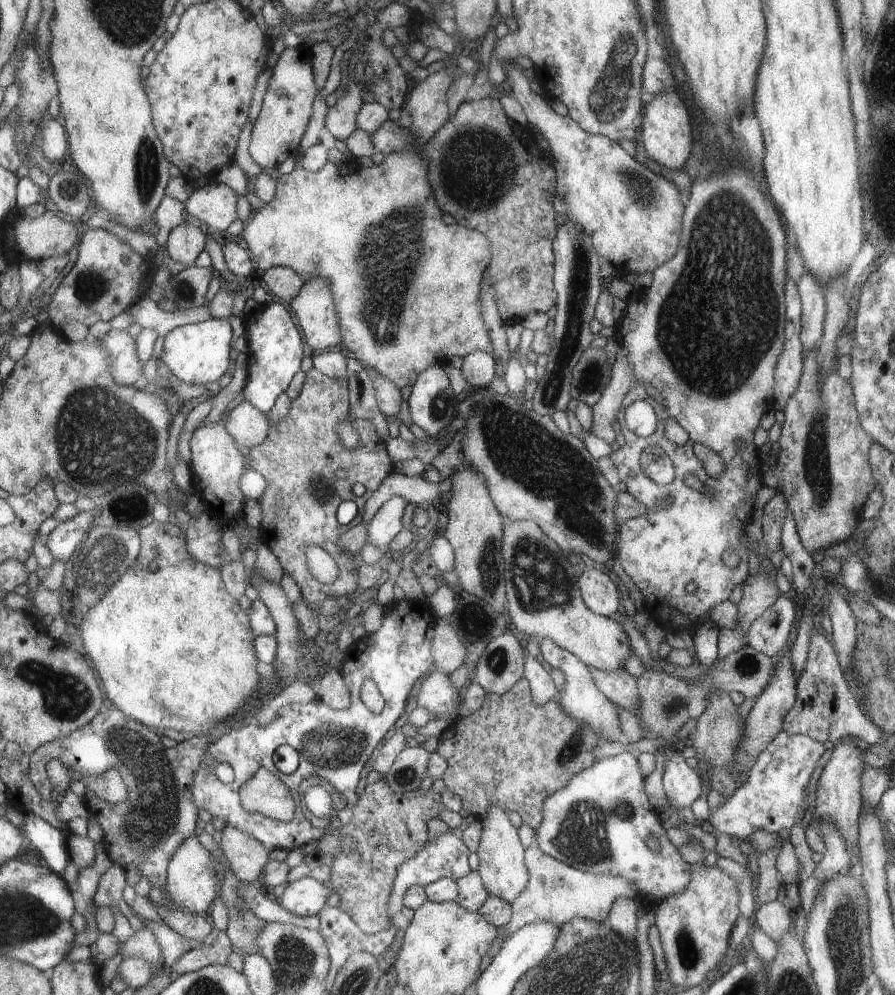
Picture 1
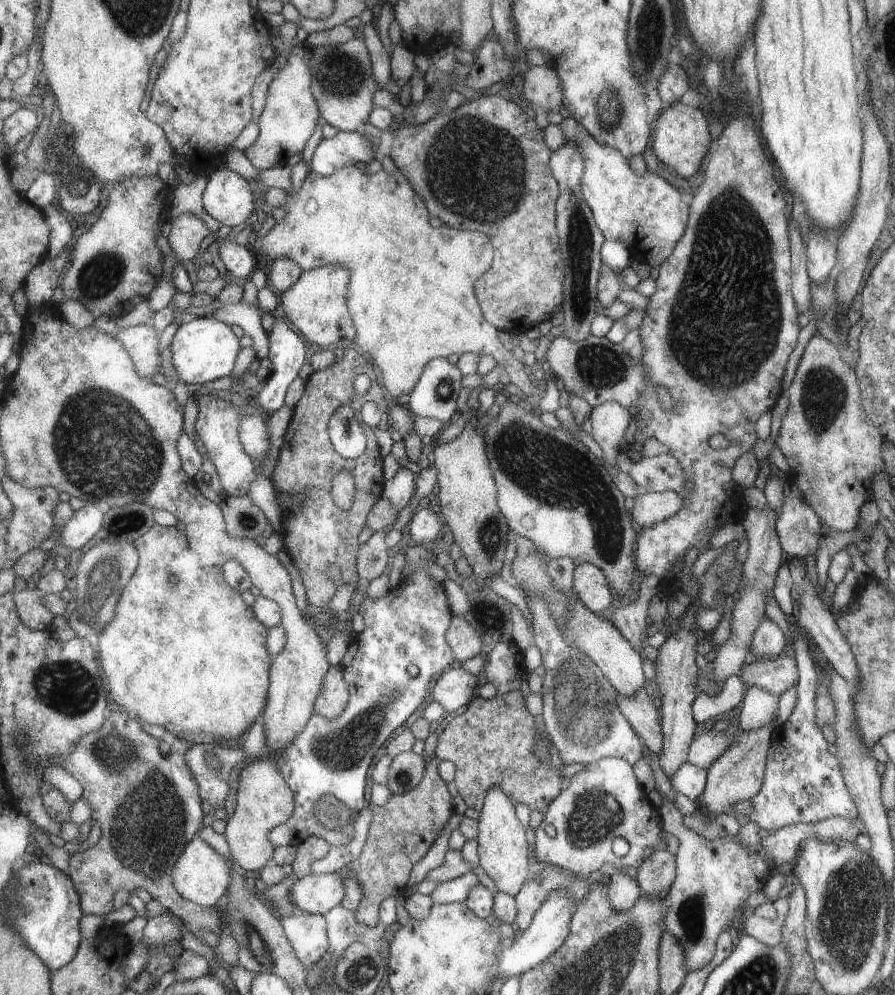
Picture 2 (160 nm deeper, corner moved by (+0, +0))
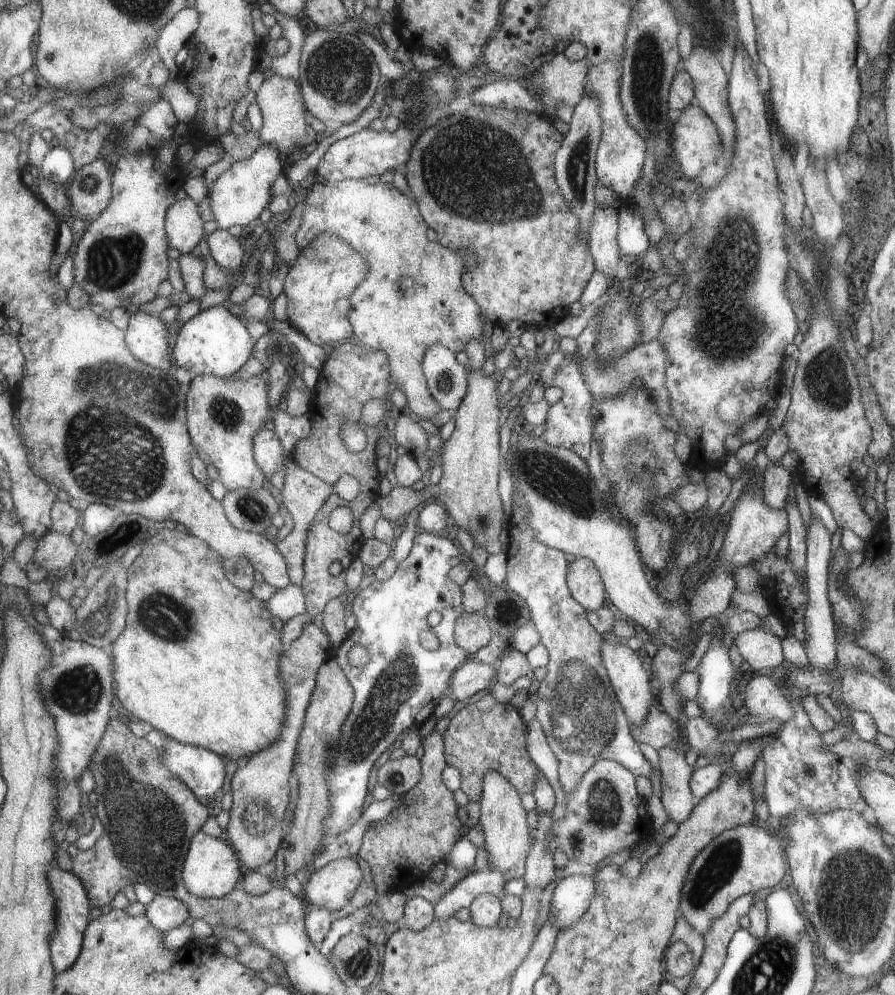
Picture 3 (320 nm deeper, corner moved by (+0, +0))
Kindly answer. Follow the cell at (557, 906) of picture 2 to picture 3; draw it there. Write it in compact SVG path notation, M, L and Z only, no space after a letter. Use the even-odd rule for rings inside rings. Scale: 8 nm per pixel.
M591 876L564 877L552 890L547 917L558 930L568 927L587 910L594 894L594 879Z

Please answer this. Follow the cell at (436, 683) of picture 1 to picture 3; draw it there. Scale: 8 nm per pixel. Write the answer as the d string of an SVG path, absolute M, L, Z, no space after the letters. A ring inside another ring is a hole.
M475 660L466 662L450 679L449 698L453 702L463 700L492 685L496 674L495 669L495 666Z

